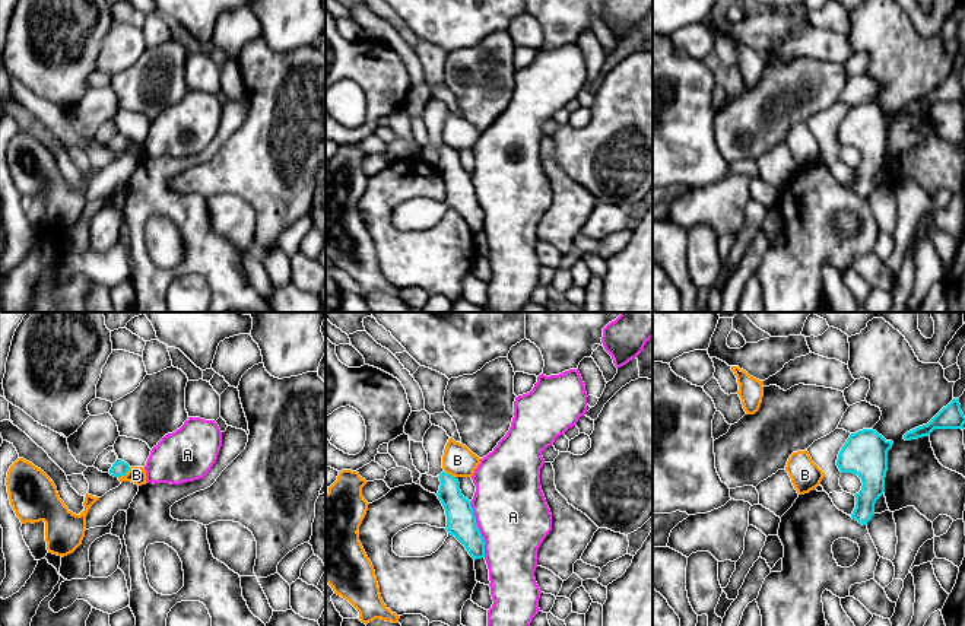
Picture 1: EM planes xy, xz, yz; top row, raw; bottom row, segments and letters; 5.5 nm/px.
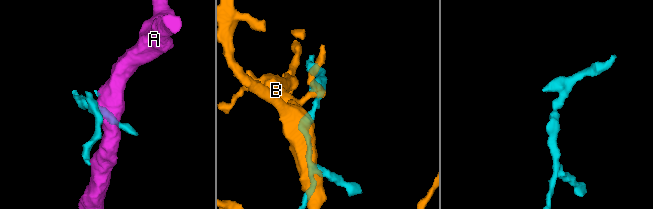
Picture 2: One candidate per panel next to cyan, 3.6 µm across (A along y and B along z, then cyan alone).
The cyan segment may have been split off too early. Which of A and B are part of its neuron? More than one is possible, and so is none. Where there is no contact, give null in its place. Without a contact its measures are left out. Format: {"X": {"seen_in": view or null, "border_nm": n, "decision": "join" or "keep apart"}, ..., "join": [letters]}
{"A": {"seen_in": "xz", "border_nm": 320, "decision": "keep apart"}, "B": {"seen_in": "xy", "border_nm": 90, "decision": "keep apart"}, "join": []}

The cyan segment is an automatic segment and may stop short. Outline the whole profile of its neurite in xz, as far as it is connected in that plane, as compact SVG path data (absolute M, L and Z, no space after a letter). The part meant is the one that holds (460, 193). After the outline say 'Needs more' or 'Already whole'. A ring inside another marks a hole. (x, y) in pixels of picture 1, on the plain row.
M444 144L438 150L441 158L437 169L445 182L445 203L466 220L474 233L485 231L485 213L477 201L472 174L461 168L457 150Z. Already whole

